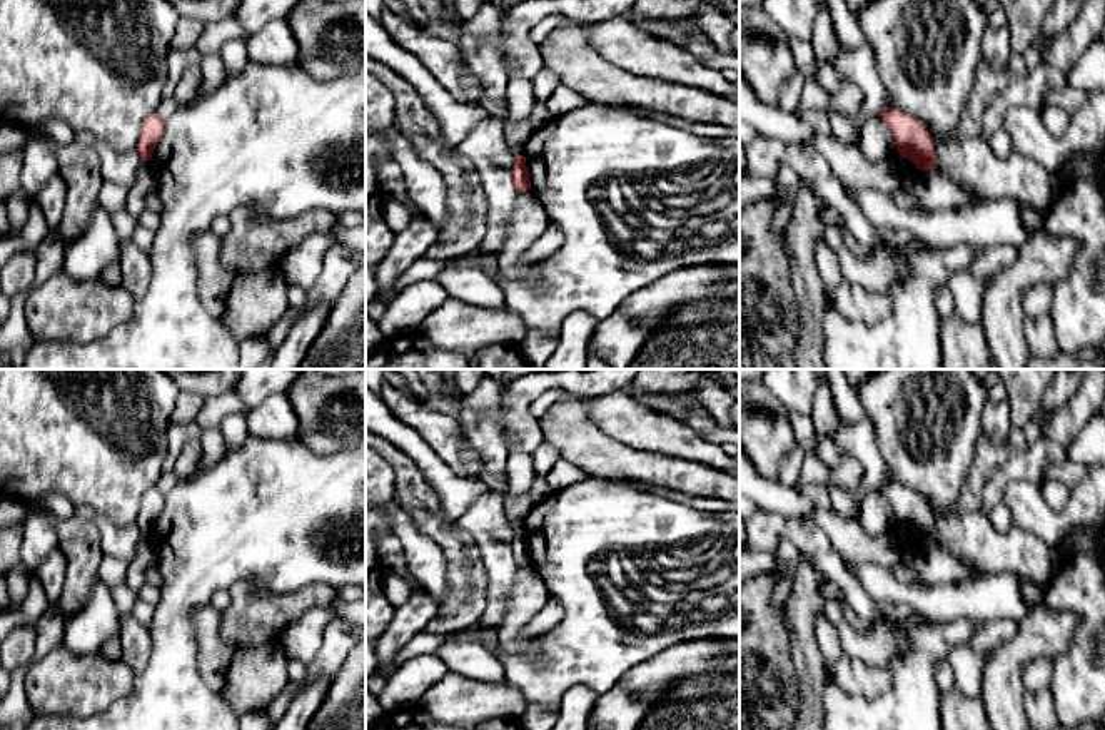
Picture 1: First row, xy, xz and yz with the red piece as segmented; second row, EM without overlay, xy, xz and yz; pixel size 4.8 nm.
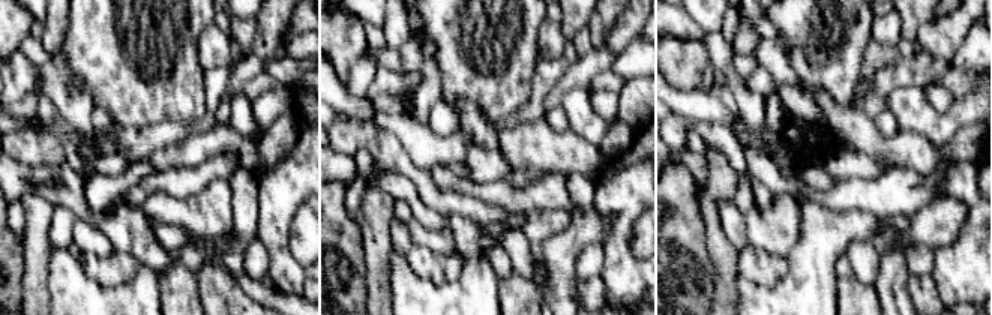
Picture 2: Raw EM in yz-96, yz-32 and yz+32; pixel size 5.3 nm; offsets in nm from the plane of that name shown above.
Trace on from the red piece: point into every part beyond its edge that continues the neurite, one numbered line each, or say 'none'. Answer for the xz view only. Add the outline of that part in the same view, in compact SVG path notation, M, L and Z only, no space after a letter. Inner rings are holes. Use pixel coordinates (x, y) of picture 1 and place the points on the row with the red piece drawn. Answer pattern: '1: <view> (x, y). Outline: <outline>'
none

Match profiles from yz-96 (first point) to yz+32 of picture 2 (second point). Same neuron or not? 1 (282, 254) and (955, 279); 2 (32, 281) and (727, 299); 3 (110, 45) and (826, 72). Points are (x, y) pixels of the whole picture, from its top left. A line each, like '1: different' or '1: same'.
1: same
2: same
3: same

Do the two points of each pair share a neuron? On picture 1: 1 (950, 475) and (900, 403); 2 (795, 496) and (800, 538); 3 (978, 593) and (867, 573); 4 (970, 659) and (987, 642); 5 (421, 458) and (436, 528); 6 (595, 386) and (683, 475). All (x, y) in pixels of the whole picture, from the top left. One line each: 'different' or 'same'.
1: same
2: different
3: same
4: different
5: different
6: different

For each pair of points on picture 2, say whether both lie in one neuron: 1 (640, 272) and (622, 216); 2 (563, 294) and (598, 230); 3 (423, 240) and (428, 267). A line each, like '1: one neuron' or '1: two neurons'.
1: one neuron
2: one neuron
3: two neurons

